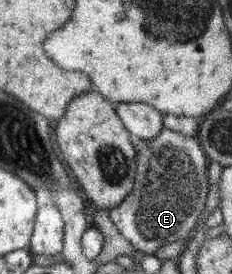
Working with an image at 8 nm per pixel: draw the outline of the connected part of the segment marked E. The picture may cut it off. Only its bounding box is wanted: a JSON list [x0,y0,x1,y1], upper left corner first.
[108,128,209,254]

